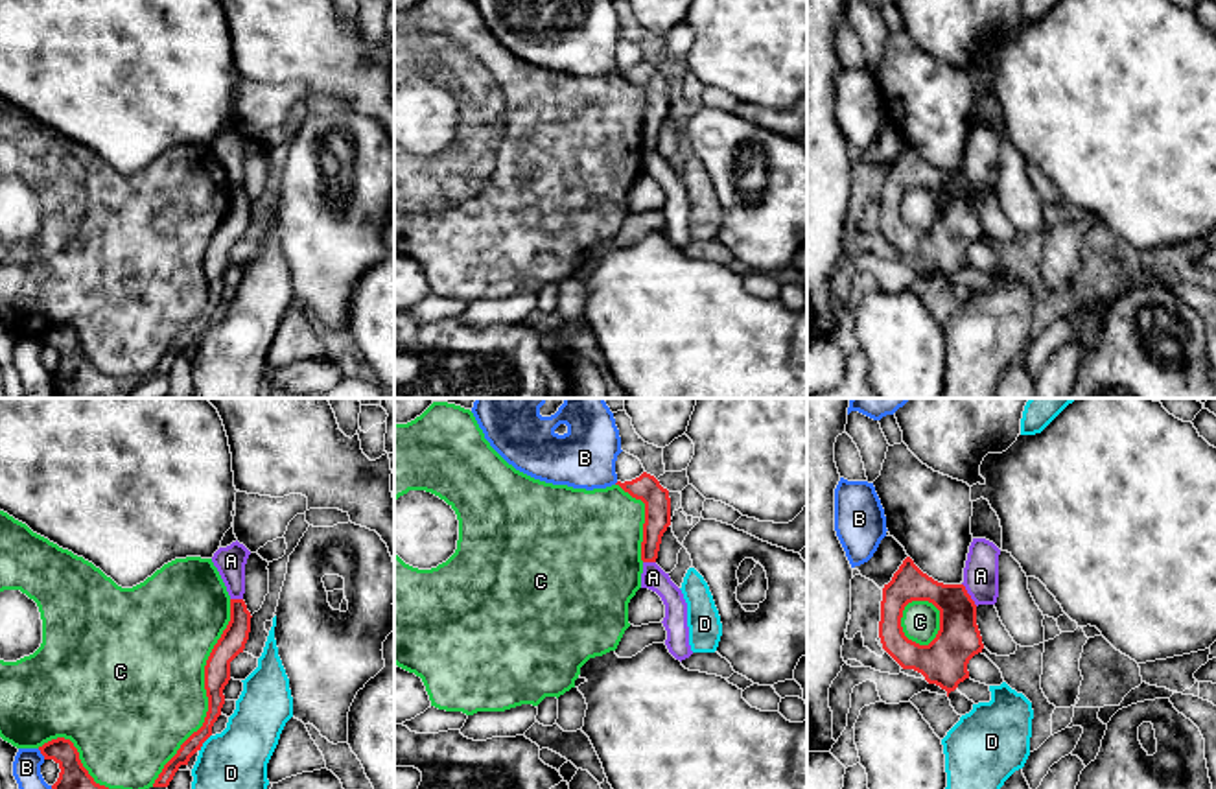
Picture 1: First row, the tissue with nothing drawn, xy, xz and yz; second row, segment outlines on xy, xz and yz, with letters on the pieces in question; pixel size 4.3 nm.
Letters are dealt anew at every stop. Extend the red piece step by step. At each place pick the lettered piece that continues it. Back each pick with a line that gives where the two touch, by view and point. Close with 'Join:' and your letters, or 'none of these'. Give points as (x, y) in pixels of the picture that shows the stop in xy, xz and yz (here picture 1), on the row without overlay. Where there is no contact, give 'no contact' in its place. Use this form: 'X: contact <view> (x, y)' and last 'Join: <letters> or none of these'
Join: none of these

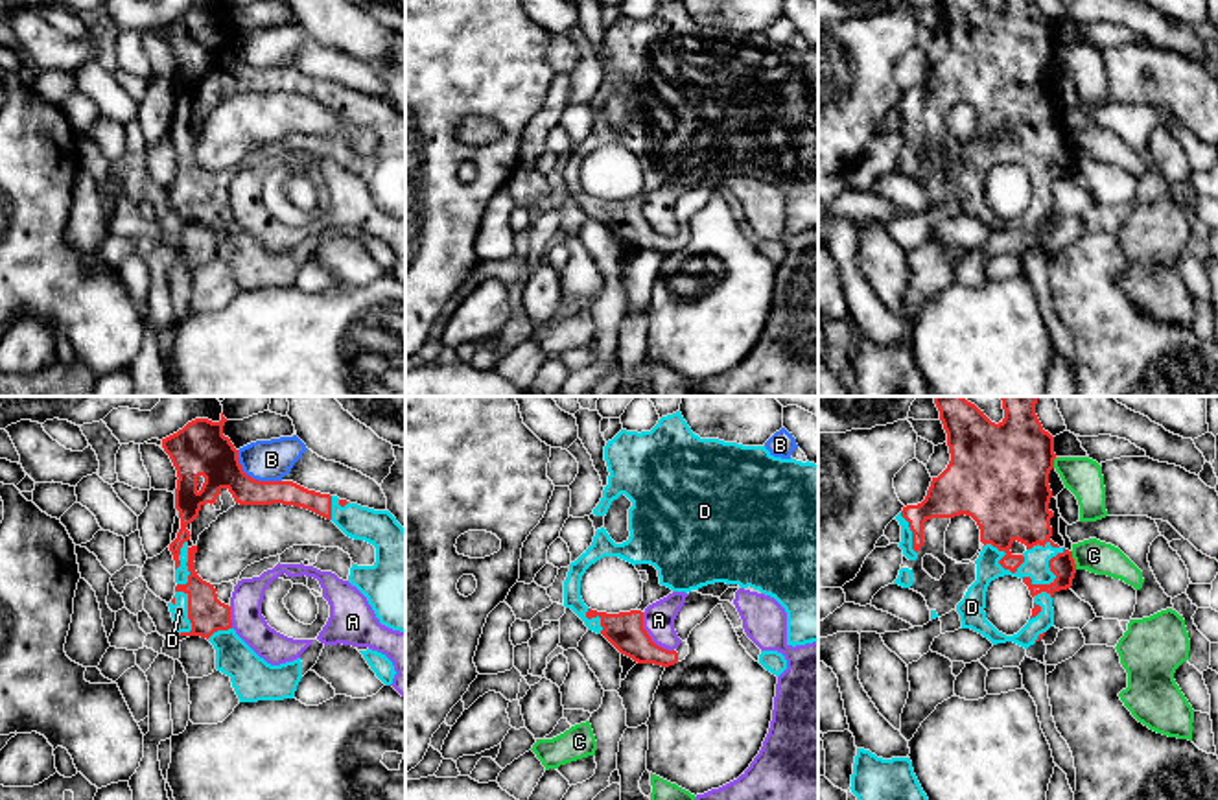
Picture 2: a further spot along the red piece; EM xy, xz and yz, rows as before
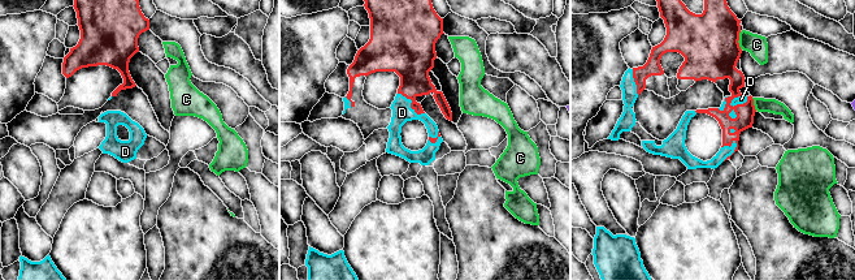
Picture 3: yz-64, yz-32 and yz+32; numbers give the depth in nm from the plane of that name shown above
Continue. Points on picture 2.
D: contact yz (1054, 166)
Join: D

